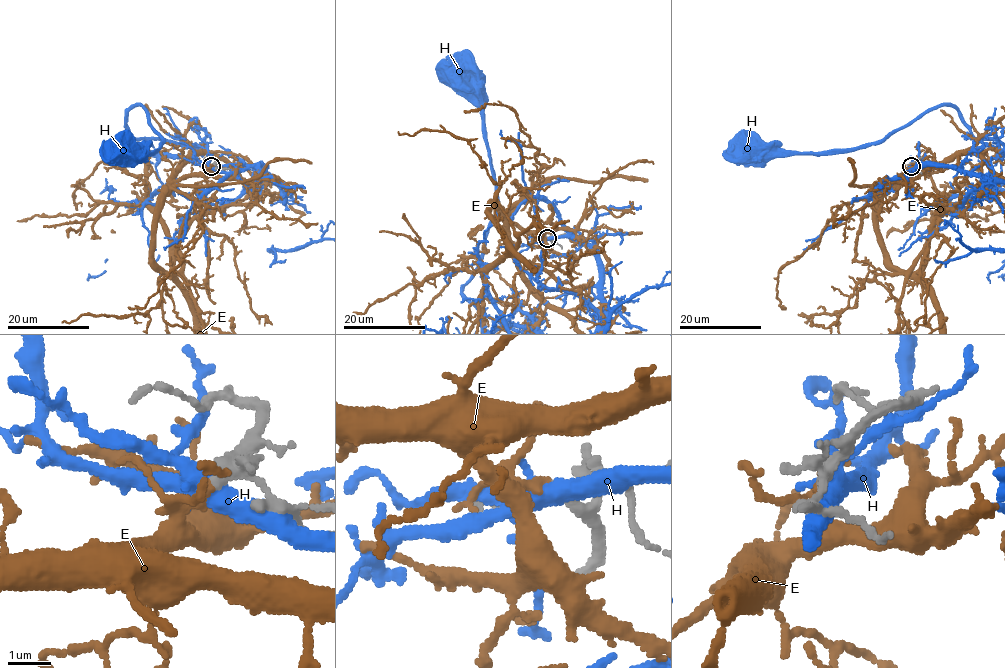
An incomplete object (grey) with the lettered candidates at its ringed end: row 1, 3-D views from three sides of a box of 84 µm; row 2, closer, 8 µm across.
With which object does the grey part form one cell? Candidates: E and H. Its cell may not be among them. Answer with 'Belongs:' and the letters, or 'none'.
Belongs: E

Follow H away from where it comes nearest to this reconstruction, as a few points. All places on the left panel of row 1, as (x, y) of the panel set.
H: (212, 166), (266, 176), (136, 139), (126, 113), (141, 105), (161, 144), (117, 147)

